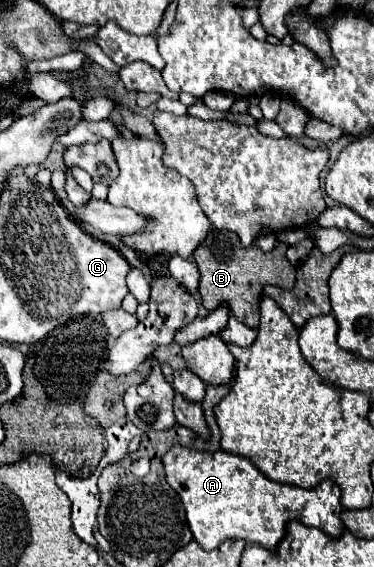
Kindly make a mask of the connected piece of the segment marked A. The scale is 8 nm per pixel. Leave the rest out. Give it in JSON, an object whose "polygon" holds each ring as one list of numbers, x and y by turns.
{"polygon":[[173,446,161,462,165,466,167,484,179,494,187,524,195,542,203,550,213,550,225,538,241,538,249,544,261,544,271,550,283,538,285,524,291,520,319,528,335,538,343,534,341,490,331,480,323,480,309,490,279,484,265,478,265,474,261,474,261,470,247,458,225,450,201,452,187,446]]}

